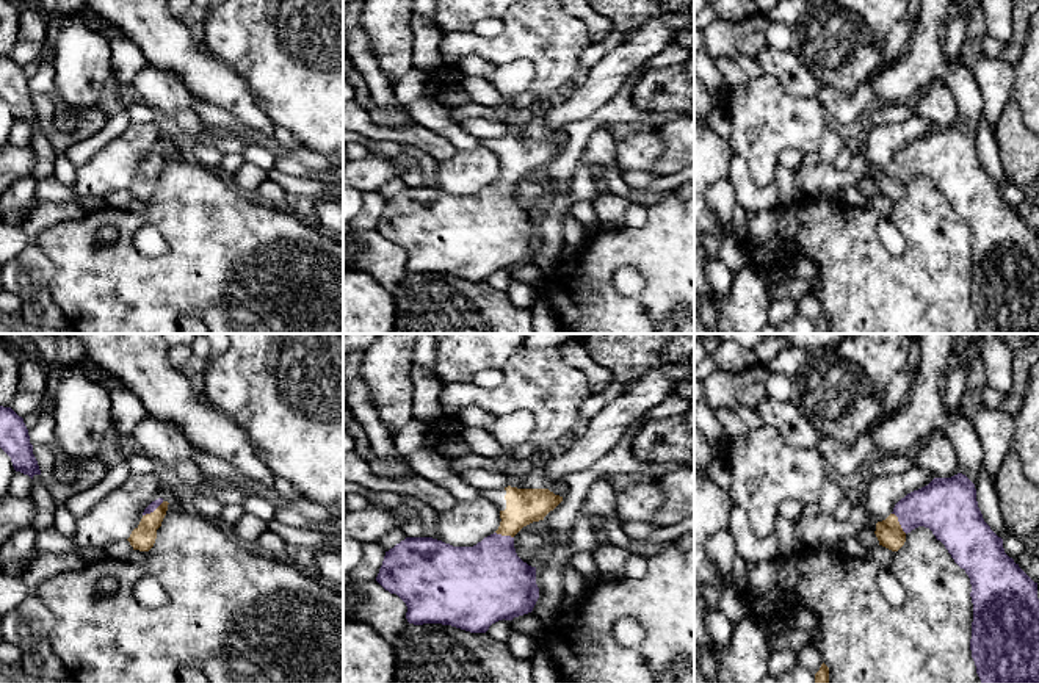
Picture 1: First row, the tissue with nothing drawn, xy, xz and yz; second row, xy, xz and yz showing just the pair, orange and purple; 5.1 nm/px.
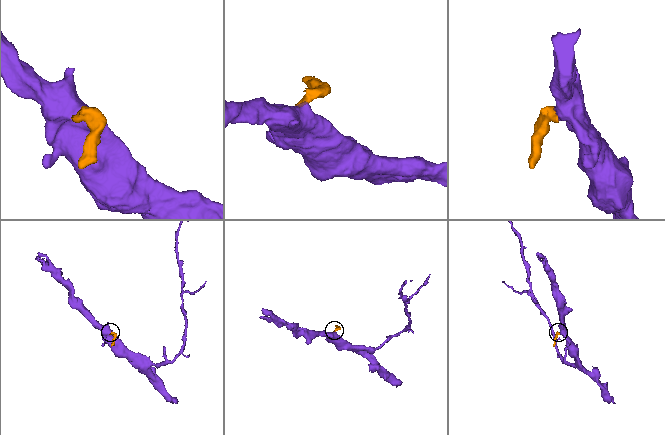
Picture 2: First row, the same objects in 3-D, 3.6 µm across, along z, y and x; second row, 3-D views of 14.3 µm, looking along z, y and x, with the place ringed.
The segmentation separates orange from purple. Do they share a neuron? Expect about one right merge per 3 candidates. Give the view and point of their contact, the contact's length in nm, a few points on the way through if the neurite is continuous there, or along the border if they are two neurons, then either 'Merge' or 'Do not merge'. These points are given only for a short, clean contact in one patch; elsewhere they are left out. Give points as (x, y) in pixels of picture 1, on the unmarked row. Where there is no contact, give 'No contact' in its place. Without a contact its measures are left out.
Touches orange at yz (898, 173). Shared border 130 nm. Path across: yz (889, 180), (898, 173), (919, 157), (944, 155). Merge

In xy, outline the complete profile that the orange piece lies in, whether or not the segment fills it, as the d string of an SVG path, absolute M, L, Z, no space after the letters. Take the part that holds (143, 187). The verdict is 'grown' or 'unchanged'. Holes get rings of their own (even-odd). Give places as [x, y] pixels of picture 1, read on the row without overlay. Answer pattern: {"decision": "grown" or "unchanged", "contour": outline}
{"decision": "grown", "contour": "M158 147L144 158L139 174L127 188L133 199L149 201L154 196L157 179L161 175L161 171L168 160L168 154L168 150Z"}

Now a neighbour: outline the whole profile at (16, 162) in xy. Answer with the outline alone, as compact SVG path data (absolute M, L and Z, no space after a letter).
M8 141L0 149L0 196L16 180L31 174L38 160L38 150L33 146L14 146Z

